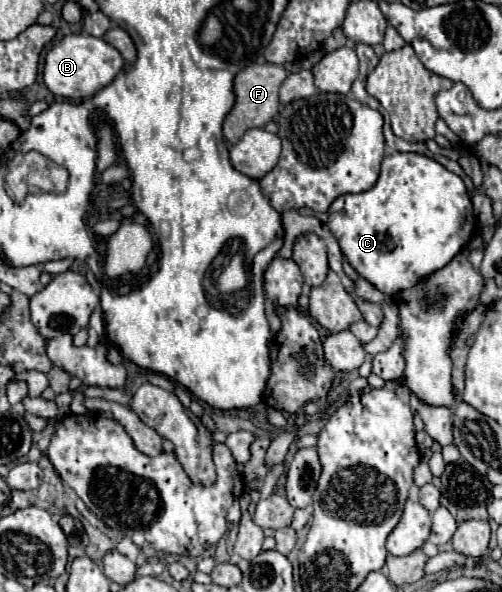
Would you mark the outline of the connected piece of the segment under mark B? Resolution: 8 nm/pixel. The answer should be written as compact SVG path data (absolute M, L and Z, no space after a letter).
M71 34L57 42L45 56L43 78L47 88L63 98L83 100L95 96L101 88L105 88L125 66L125 60L117 48L113 48L103 38L95 38L91 34Z

